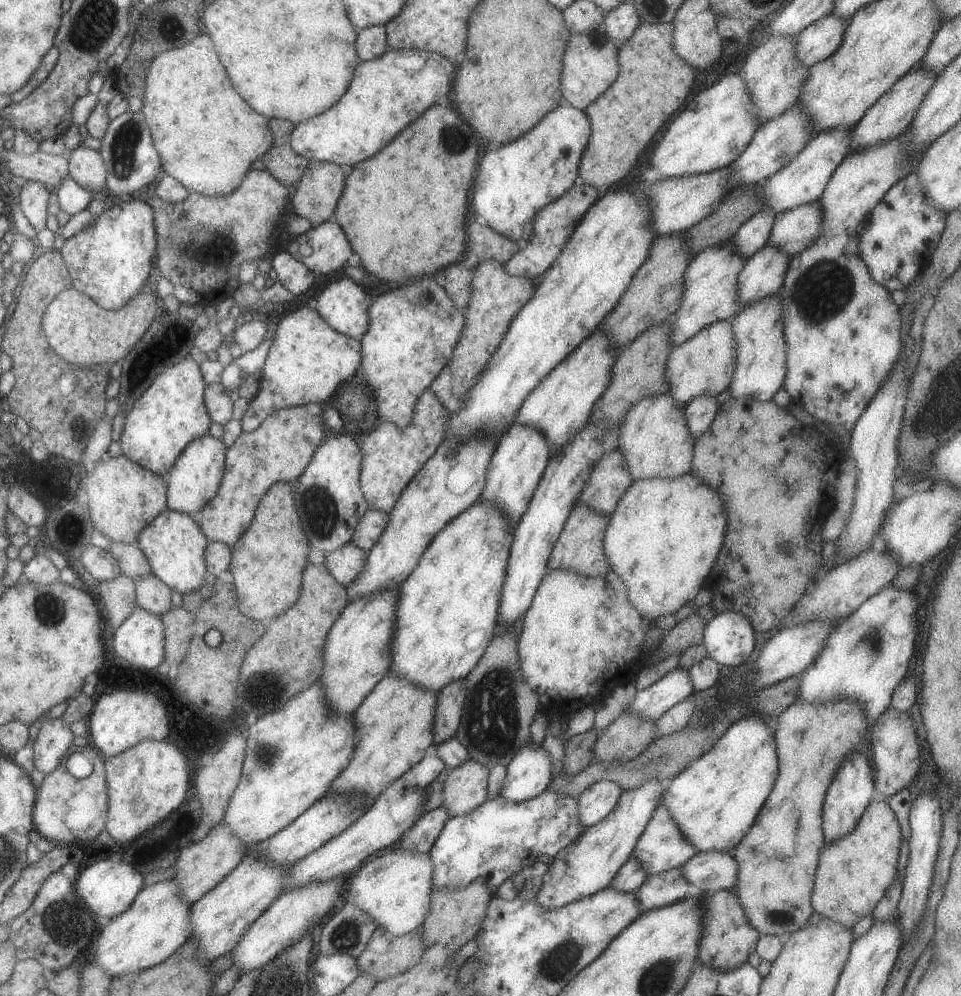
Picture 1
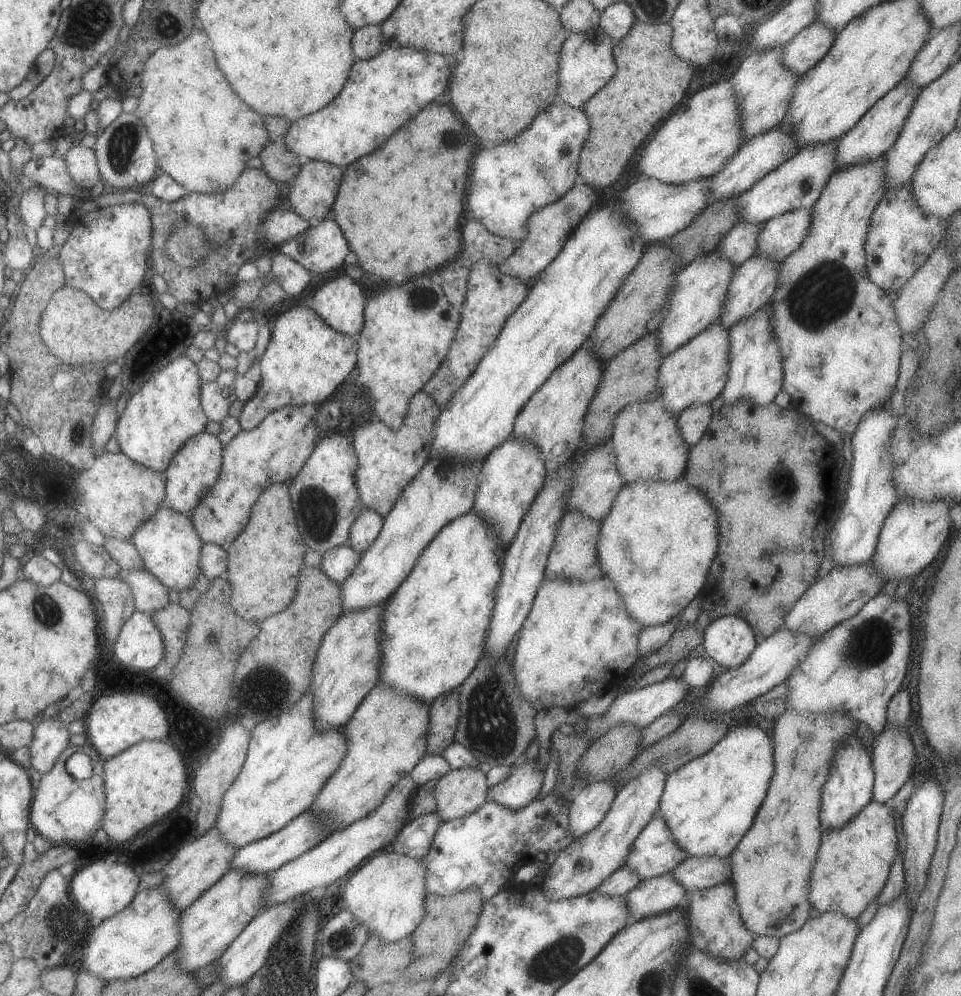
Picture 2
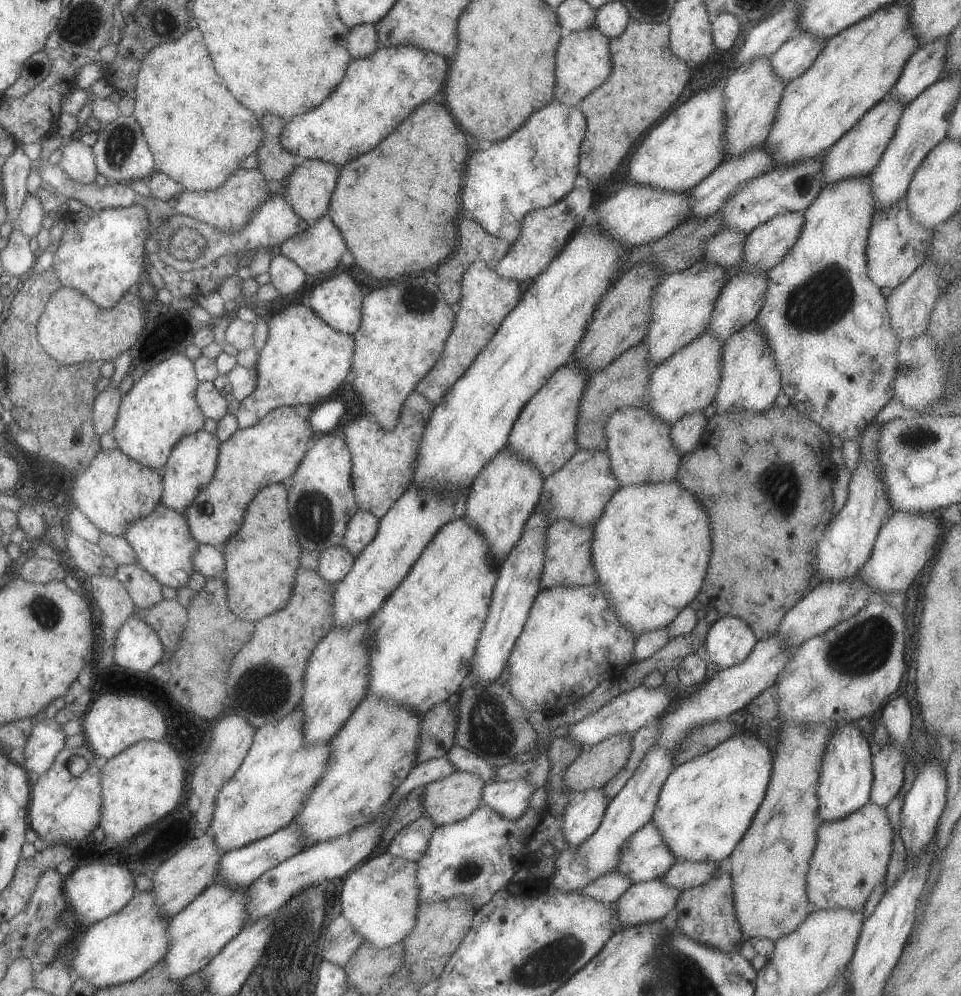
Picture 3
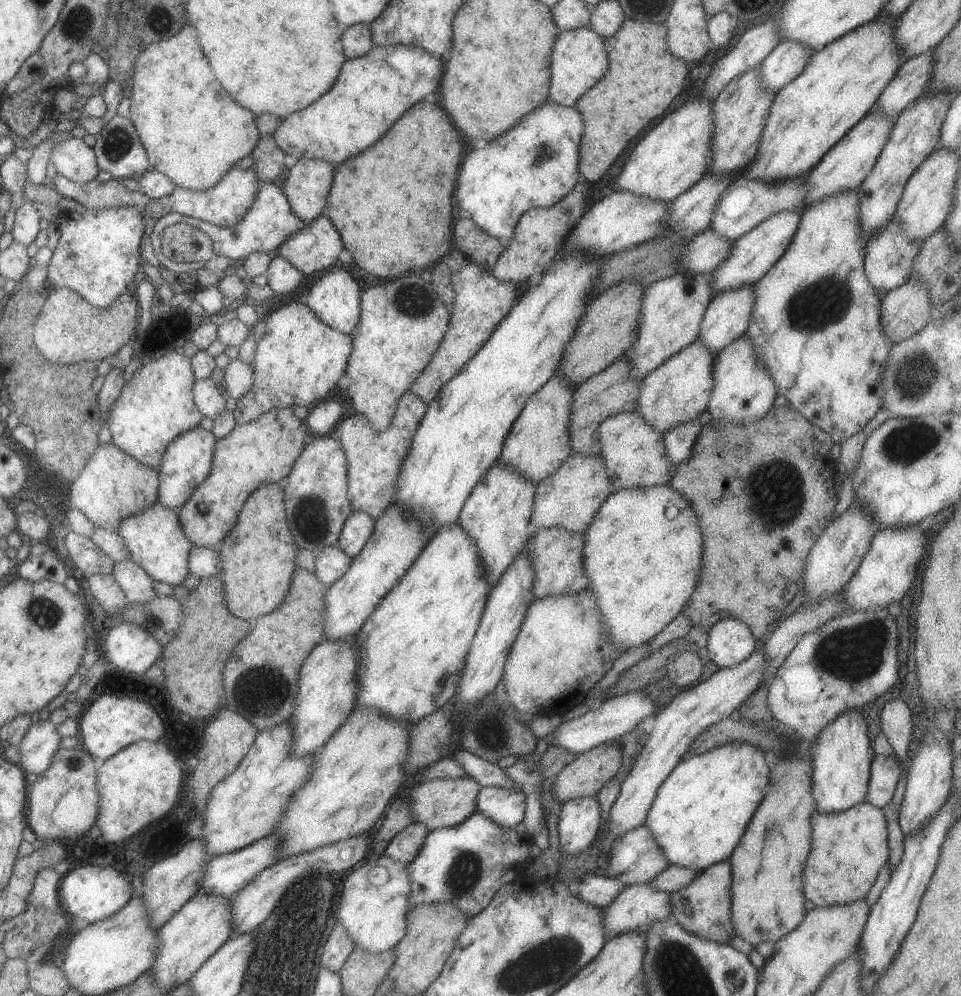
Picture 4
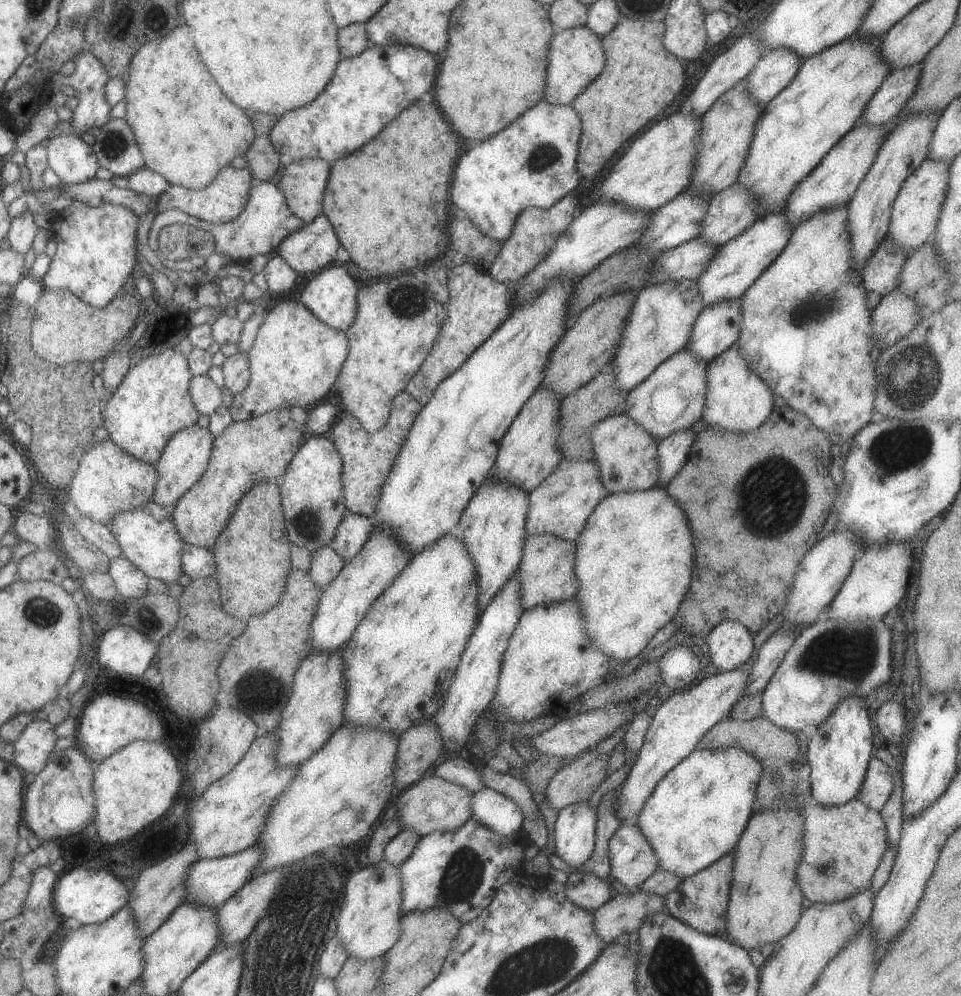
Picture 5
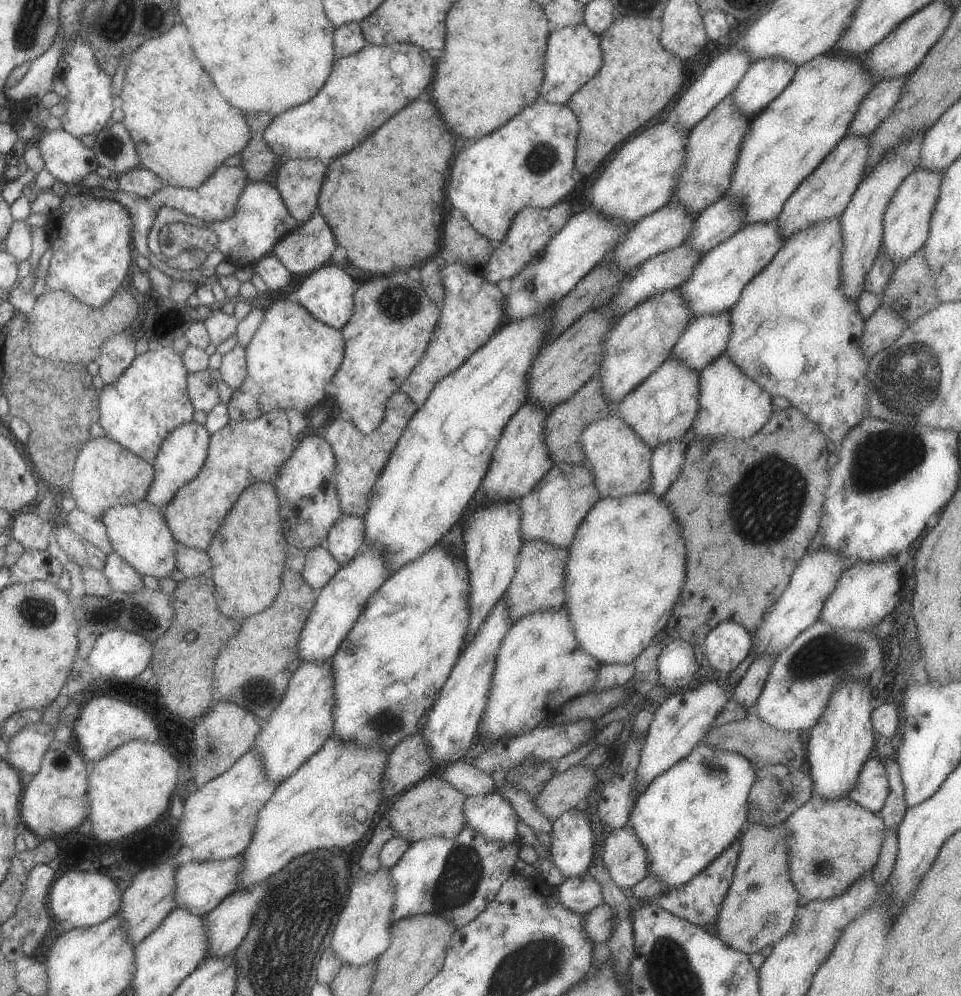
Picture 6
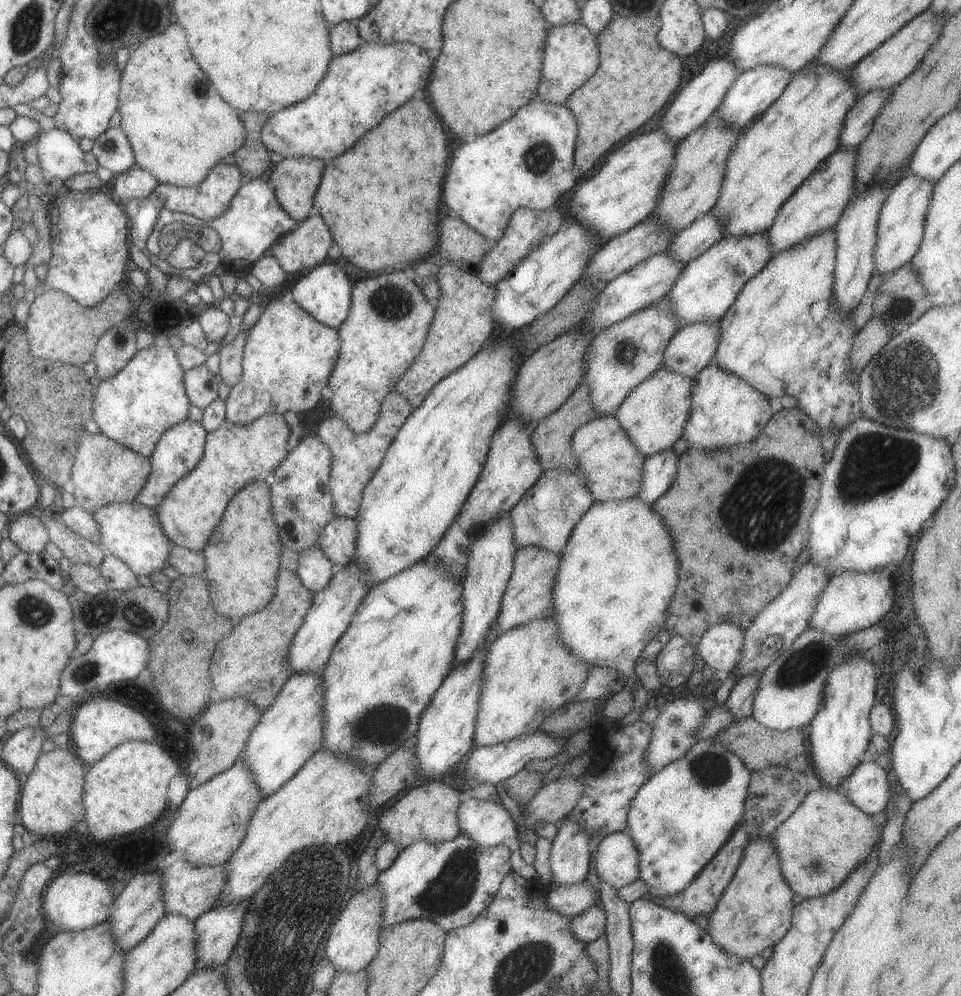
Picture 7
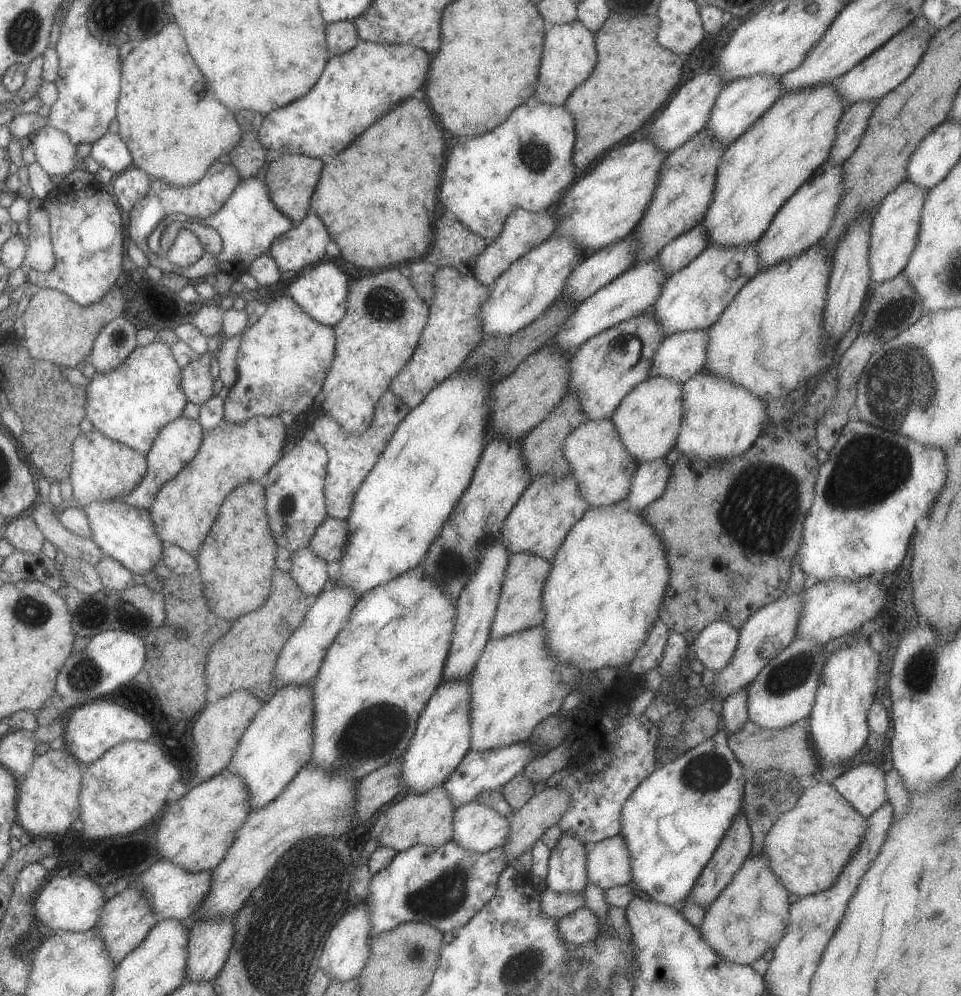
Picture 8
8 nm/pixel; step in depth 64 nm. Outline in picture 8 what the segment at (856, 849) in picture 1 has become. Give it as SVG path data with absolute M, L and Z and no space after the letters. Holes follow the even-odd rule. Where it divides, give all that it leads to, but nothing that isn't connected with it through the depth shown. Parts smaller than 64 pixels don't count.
M818 783L803 787L797 804L777 817L761 841L762 852L769 862L771 872L777 876L786 891L798 897L809 896L831 888L855 848L865 836L867 820L851 808L833 785Z

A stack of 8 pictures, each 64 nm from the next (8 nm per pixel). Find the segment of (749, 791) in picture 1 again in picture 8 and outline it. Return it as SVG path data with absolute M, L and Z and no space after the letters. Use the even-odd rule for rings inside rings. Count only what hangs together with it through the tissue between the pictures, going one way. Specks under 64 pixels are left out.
M719 728L701 744L658 765L631 792L621 808L620 836L623 836L623 842L627 846L632 882L640 895L657 904L675 907L677 902L681 902L689 894L693 882L723 840L733 818L741 811L745 784L741 767L727 746L726 731Z

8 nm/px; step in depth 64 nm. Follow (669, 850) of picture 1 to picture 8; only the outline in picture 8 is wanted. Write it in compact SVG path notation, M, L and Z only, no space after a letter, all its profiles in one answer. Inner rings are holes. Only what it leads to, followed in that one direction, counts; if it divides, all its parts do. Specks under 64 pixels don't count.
M620 834L596 842L585 852L586 882L595 884L604 891L632 881L629 852Z

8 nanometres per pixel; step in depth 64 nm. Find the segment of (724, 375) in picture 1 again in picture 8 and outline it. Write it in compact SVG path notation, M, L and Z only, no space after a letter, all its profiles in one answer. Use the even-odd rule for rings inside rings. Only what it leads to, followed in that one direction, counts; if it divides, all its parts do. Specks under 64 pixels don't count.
M649 376L627 392L613 411L611 424L623 448L629 452L629 456L633 456L637 465L666 456L674 447L683 414L681 386L681 382L663 376Z

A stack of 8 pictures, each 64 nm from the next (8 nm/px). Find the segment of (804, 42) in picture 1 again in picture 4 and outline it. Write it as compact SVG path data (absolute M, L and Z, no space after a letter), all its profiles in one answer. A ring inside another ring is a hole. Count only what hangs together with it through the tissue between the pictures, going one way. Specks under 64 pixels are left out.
M781 40L759 62L759 80L765 90L773 90L776 93L790 80L797 78L813 53L813 50L805 48L799 42Z

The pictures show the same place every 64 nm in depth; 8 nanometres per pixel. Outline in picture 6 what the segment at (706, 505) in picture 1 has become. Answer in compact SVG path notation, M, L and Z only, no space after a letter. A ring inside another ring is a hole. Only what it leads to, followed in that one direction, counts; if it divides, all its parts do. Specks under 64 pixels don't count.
M649 492L600 498L577 526L568 552L565 604L561 607L569 616L577 646L601 665L634 662L666 625L685 584L685 540L673 512L659 496Z

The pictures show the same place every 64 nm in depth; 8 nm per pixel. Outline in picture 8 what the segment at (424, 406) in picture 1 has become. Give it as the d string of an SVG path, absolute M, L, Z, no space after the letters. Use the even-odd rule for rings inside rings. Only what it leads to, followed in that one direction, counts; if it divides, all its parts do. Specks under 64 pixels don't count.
M387 389L387 392L383 392L375 404L373 420L369 428L361 434L349 435L343 432L337 420L333 420L329 415L317 416L313 420L310 429L313 430L316 441L325 448L328 458L327 466L325 466L325 488L323 488L327 517L345 520L349 516L357 488L363 484L363 480L371 472L375 462L379 460L383 447L389 442L389 437L409 411L410 409Z

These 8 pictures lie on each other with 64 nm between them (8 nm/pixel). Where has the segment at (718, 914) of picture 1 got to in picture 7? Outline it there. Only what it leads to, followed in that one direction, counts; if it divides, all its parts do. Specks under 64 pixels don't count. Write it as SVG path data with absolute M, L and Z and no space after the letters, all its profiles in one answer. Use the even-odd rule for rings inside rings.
M741 824L737 826L737 828L733 830L733 834L731 834L729 840L726 840L725 844L721 845L721 848L717 850L717 854L705 864L701 872L698 872L697 876L694 877L681 892L677 892L675 896L654 898L652 901L657 904L657 906L669 908L669 910L673 910L673 912L680 912L683 916L690 919L695 916L704 916L707 918L713 912L715 906L717 906L717 901L721 898L731 878L733 878L733 873L741 860L741 854L743 854L743 848L745 848L747 840L749 840L749 834L745 830L744 825Z

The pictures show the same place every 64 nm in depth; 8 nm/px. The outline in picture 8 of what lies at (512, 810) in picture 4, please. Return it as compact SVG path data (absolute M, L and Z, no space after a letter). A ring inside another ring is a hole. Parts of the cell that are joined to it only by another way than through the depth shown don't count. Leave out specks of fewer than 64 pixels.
M471 800L454 810L451 839L469 852L503 848L509 834L508 819L477 800Z

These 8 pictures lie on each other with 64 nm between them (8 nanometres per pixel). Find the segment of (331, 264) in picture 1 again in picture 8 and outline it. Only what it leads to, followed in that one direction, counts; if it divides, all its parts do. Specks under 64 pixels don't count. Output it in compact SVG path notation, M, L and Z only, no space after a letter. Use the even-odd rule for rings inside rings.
M307 215L285 234L277 236L267 254L275 260L279 272L299 273L305 266L316 265L325 255L330 238L317 215Z

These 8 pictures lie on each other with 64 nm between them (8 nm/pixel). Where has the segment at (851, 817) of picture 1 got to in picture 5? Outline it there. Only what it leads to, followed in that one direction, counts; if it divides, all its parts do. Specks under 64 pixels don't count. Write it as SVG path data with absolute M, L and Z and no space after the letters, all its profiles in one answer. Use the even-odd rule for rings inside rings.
M849 696L833 708L833 712L816 726L815 735L807 742L807 758L809 792L815 804L823 808L841 806L849 800L855 800L863 776L867 772L867 763L873 756L876 742L876 731L867 716L865 699L859 696Z

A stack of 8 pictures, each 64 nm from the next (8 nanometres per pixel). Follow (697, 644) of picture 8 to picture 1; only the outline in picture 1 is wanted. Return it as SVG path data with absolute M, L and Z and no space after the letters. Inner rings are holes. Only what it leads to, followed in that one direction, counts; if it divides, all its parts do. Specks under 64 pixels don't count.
M725 610L705 623L702 644L715 662L733 668L743 664L753 652L753 631L745 614Z

